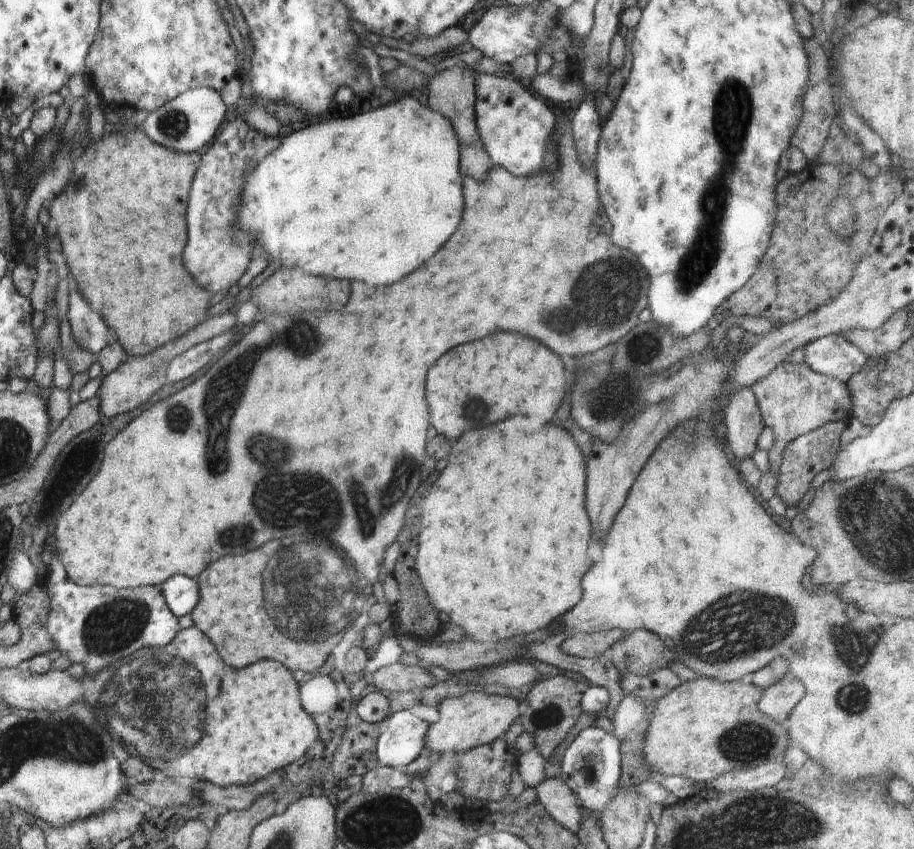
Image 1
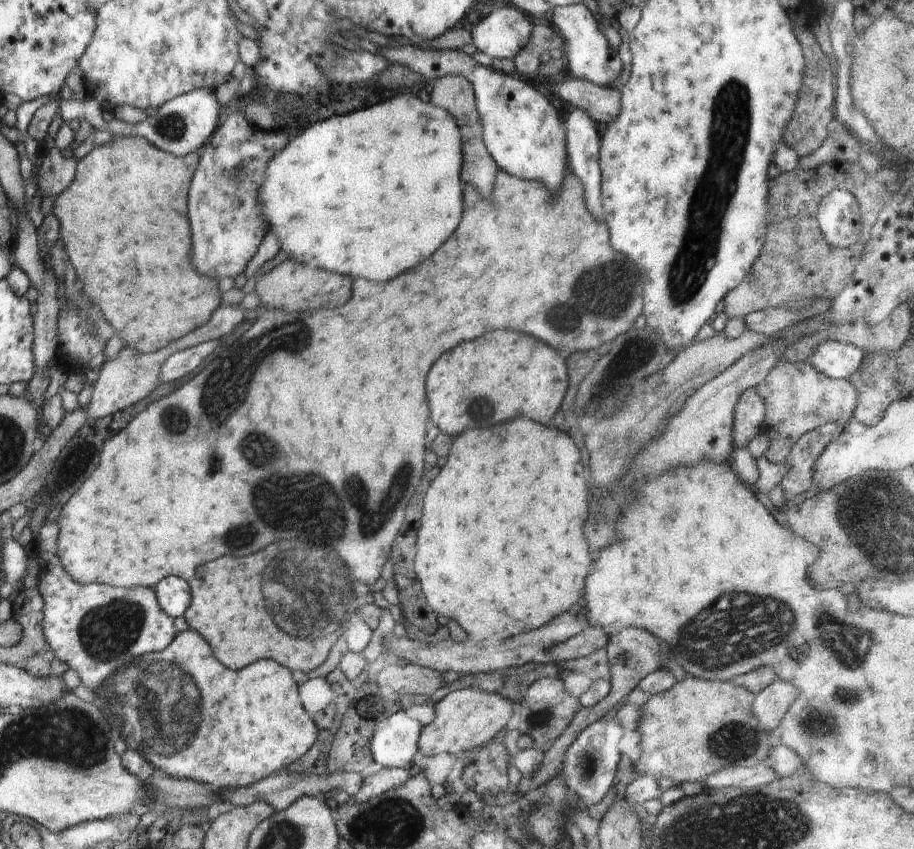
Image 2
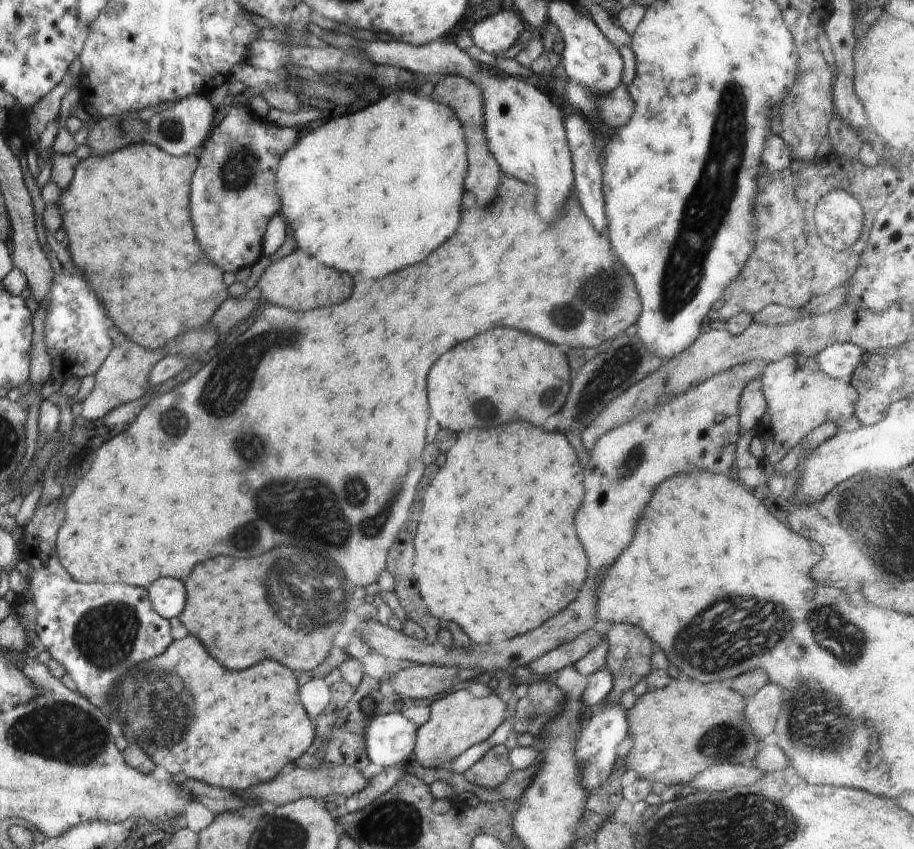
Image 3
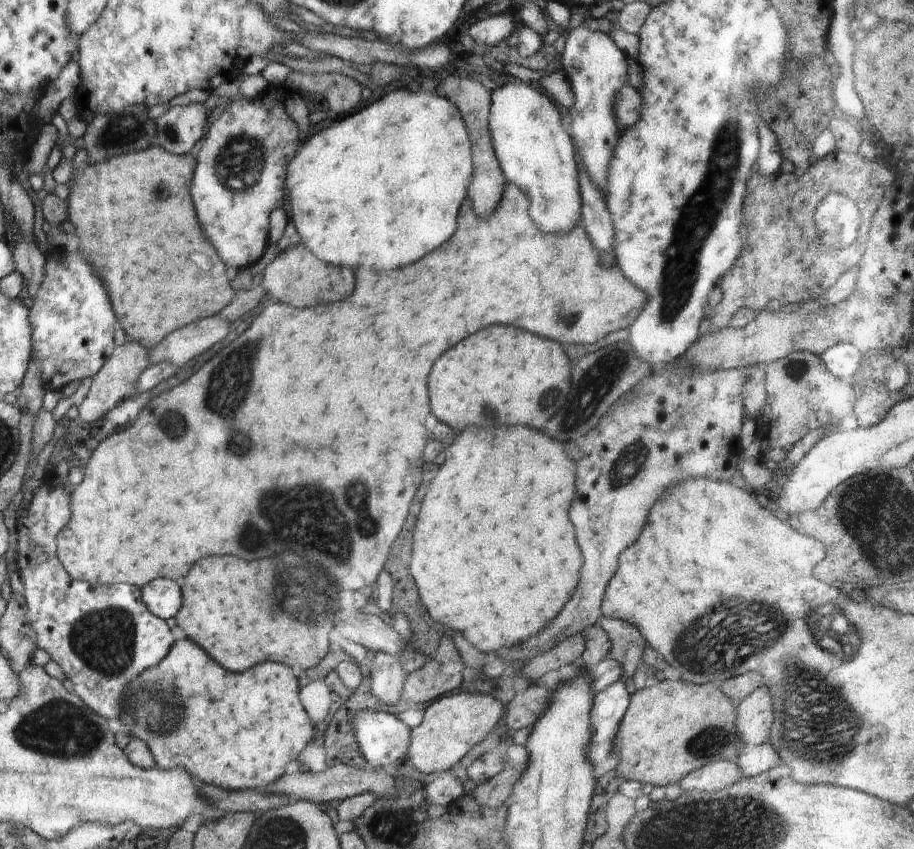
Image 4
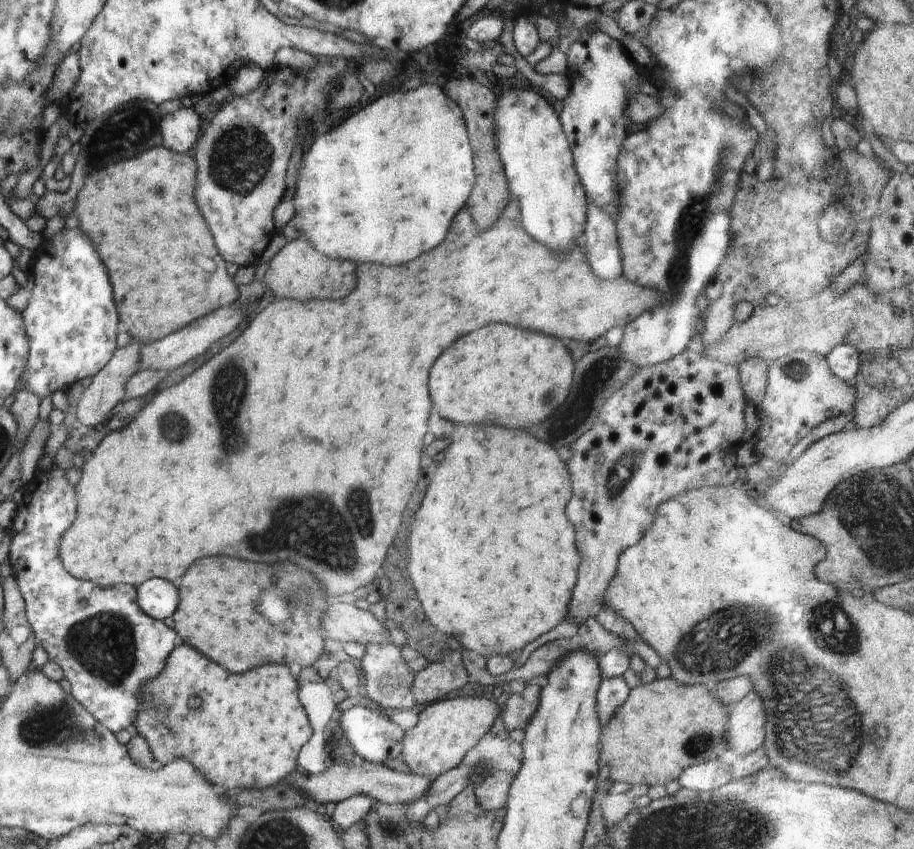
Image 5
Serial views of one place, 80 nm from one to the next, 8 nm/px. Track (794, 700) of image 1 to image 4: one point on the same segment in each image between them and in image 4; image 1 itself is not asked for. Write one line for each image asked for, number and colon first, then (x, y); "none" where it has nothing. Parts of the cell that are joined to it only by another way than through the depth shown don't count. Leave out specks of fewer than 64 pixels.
2: (770, 705)
3: (761, 711)
4: (754, 714)

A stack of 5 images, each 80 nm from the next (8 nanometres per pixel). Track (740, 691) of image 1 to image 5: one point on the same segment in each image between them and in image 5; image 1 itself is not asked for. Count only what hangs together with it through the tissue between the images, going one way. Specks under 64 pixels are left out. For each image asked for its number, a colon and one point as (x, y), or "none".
2: (691, 731)
3: (679, 730)
4: (670, 728)
5: (663, 727)

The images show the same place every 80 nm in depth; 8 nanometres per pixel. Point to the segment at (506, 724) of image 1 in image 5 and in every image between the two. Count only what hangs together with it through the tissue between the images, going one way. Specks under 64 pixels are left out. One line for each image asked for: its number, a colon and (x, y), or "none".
2: (466, 719)
3: (459, 720)
4: (452, 725)
5: (446, 730)

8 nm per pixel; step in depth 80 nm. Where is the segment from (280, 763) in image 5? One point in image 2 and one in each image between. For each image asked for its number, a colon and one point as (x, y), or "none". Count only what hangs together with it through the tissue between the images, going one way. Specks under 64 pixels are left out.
2: (190, 716)
3: (188, 713)
4: (238, 732)

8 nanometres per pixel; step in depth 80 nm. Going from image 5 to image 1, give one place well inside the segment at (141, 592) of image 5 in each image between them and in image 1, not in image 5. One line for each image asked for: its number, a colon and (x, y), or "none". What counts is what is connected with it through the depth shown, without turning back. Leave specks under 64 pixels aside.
1: (181, 592)
2: (173, 593)
3: (168, 596)
4: (162, 596)

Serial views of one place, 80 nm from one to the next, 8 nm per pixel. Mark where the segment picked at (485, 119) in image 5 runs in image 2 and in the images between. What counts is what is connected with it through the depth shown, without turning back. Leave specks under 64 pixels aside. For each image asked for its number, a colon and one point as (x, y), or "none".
2: (454, 93)
3: (460, 94)
4: (472, 99)

